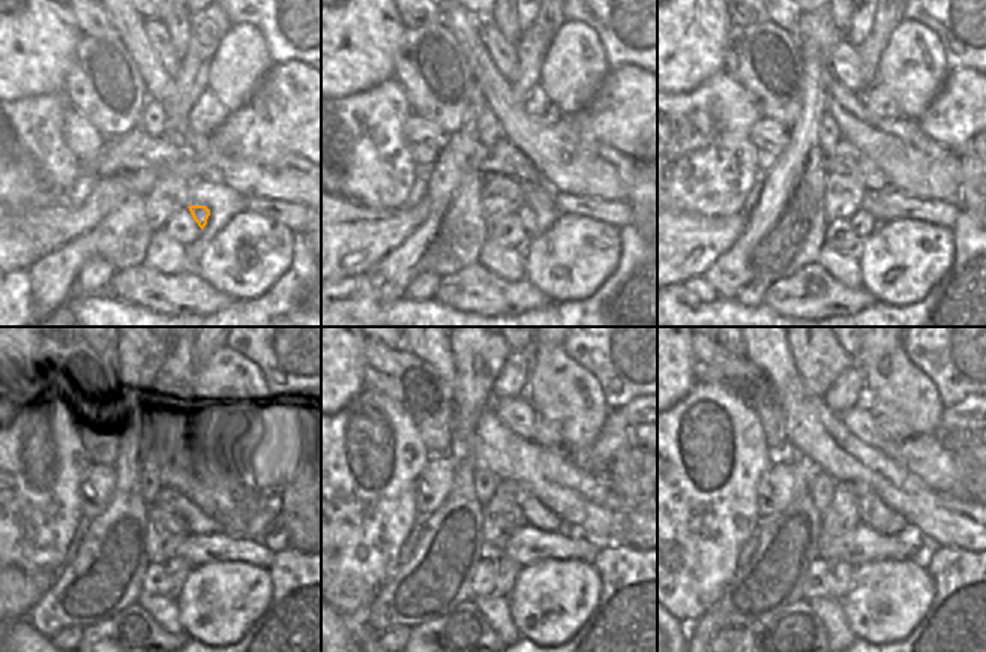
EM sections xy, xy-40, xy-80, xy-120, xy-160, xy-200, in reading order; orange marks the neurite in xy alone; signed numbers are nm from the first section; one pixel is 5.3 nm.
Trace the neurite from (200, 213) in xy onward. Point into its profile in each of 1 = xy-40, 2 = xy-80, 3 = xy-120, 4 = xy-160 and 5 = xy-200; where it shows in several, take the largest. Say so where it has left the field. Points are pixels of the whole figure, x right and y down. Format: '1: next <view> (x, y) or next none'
1: next xy-40 (526, 215)
2: next xy-80 (863, 222)
3: next xy-120 (179, 568)
4: next xy-160 (509, 570)
5: next xy-200 (842, 571)

